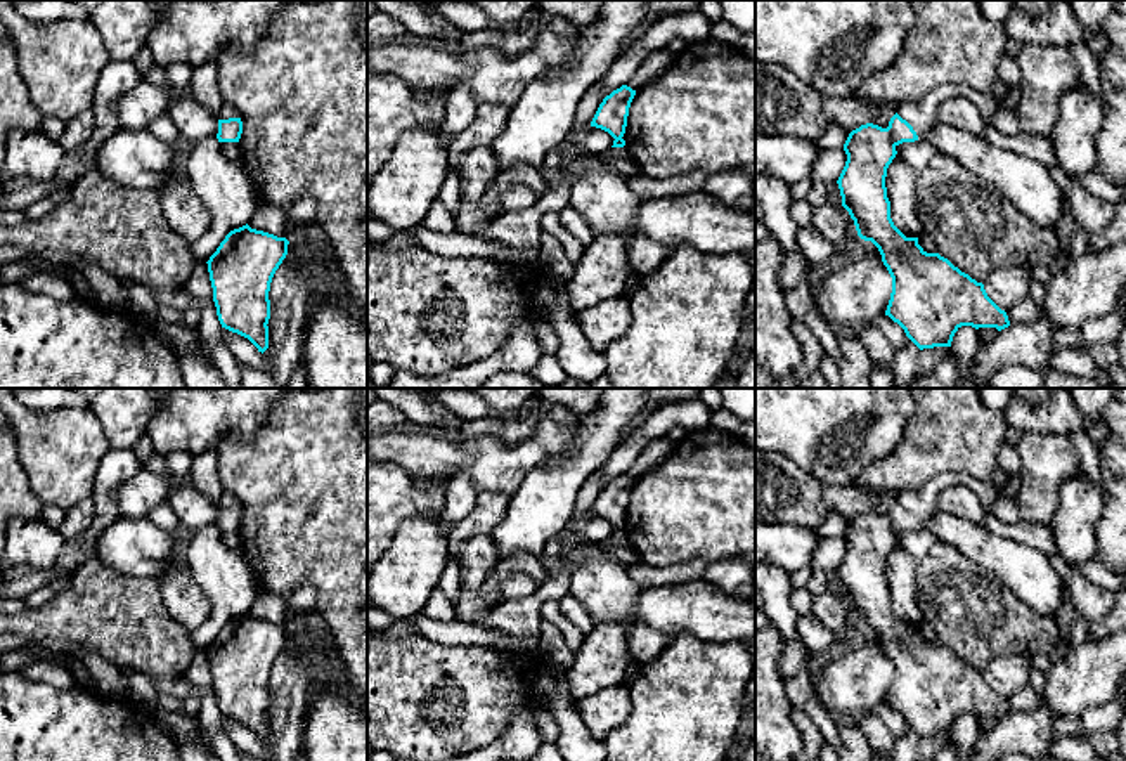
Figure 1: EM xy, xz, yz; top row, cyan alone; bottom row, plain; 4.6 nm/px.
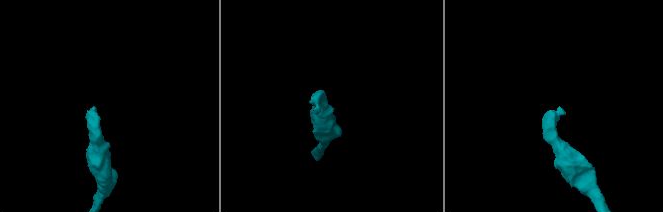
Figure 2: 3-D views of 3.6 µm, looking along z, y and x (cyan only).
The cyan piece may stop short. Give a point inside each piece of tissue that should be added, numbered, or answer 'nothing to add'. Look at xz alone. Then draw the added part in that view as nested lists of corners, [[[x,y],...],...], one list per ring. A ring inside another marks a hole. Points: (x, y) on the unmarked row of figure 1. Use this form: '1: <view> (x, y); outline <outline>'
nothing to add

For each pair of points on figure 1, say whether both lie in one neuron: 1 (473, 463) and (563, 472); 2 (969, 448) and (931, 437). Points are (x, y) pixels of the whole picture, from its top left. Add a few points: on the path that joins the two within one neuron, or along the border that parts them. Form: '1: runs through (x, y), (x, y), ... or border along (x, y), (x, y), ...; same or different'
1: border along (569, 446), (537, 465), (510, 498); different
2: runs through (960, 439), (939, 437); same

